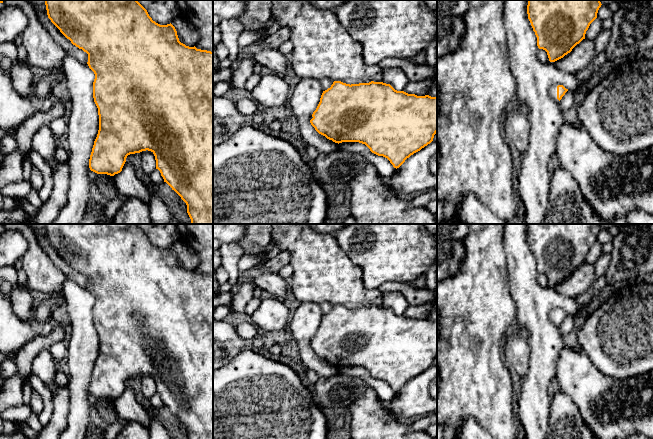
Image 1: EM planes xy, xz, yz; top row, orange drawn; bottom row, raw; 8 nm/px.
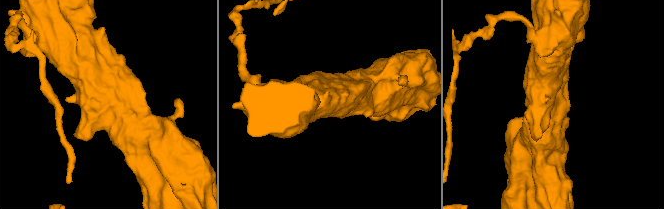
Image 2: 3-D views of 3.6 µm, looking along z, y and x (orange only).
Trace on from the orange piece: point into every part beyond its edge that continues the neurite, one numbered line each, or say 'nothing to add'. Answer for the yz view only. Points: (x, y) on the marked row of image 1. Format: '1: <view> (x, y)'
1: yz (553, 88)

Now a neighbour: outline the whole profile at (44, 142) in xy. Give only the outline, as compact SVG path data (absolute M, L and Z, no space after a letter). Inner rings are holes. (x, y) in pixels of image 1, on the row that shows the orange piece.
M49 126L40 127L32 139L32 150L39 153L52 173L56 172L60 162L56 157L58 142Z

